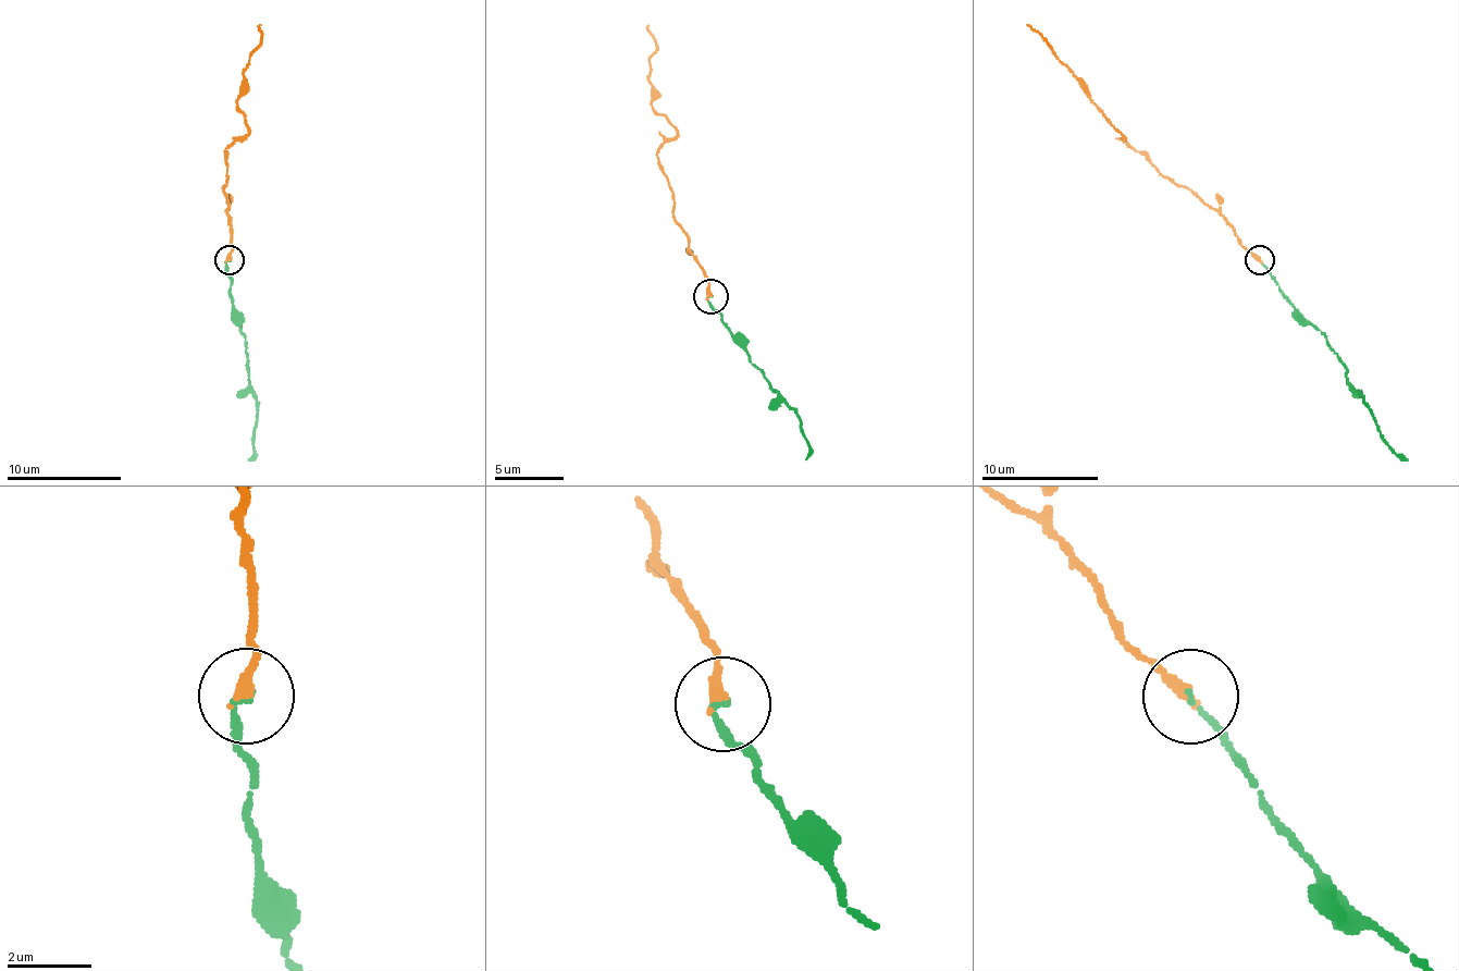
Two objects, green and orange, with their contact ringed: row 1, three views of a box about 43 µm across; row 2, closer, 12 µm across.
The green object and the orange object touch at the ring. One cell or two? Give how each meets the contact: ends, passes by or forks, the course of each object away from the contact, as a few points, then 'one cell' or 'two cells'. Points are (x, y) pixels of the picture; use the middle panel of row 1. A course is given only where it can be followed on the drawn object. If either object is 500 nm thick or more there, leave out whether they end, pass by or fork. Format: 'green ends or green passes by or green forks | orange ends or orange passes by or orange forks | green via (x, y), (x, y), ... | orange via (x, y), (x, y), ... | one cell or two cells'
green ends | orange ends | green via (712, 297), (722, 324), (780, 398), (798, 412), (803, 429), (805, 459) | orange via (712, 297), (672, 216), (675, 195), (657, 155), (678, 134), (651, 107), (647, 59), (656, 49), (647, 25) | one cell

